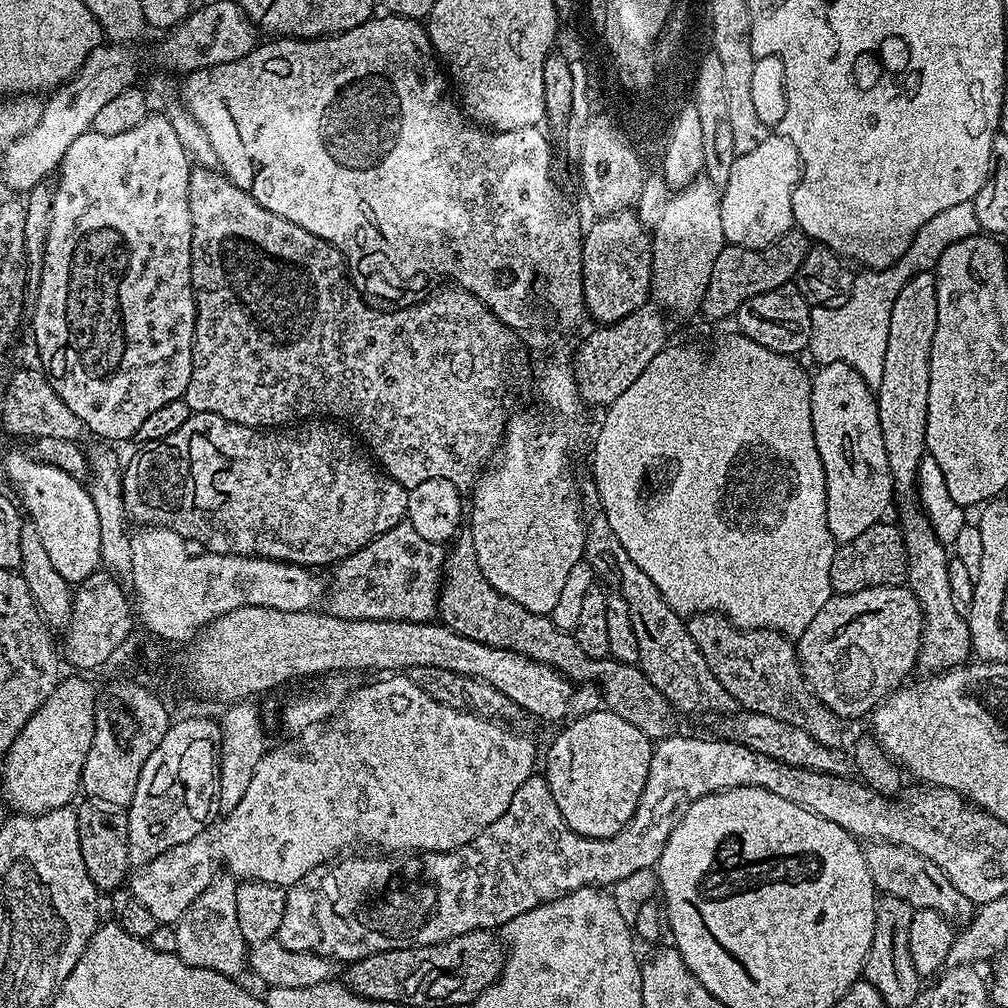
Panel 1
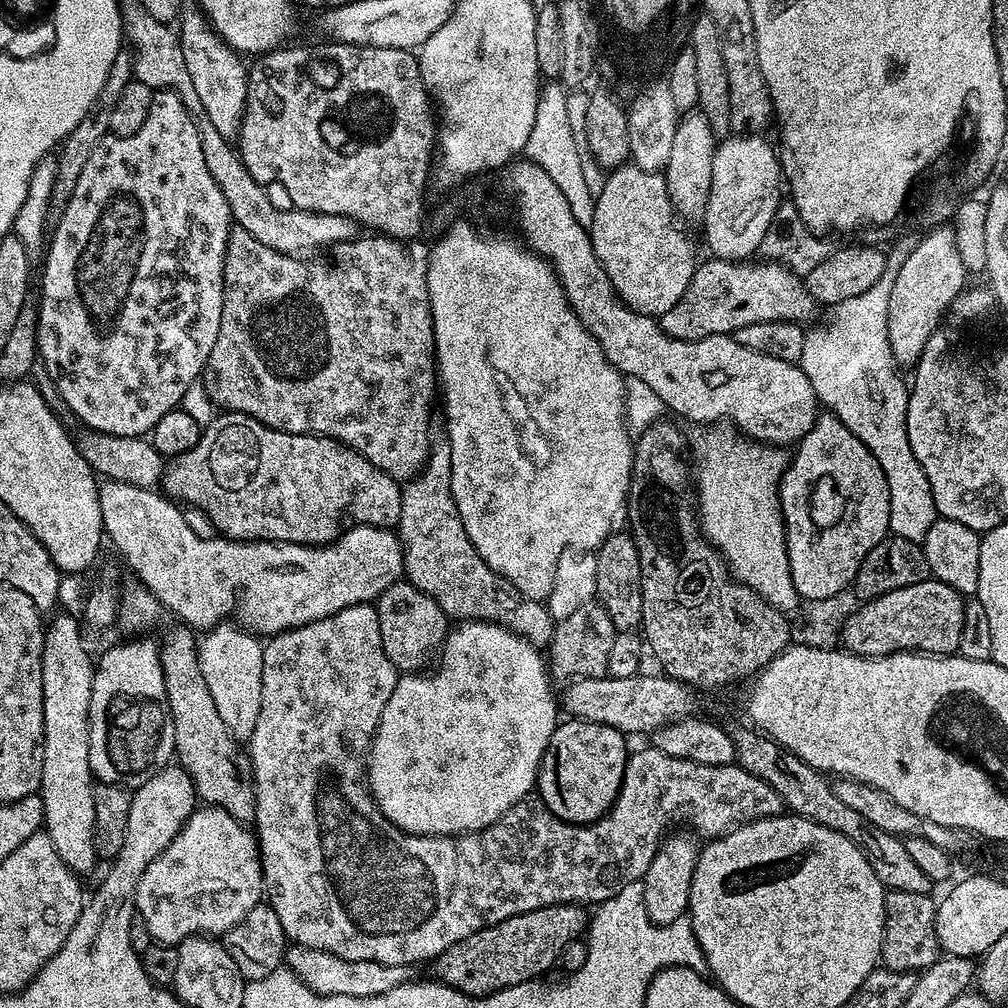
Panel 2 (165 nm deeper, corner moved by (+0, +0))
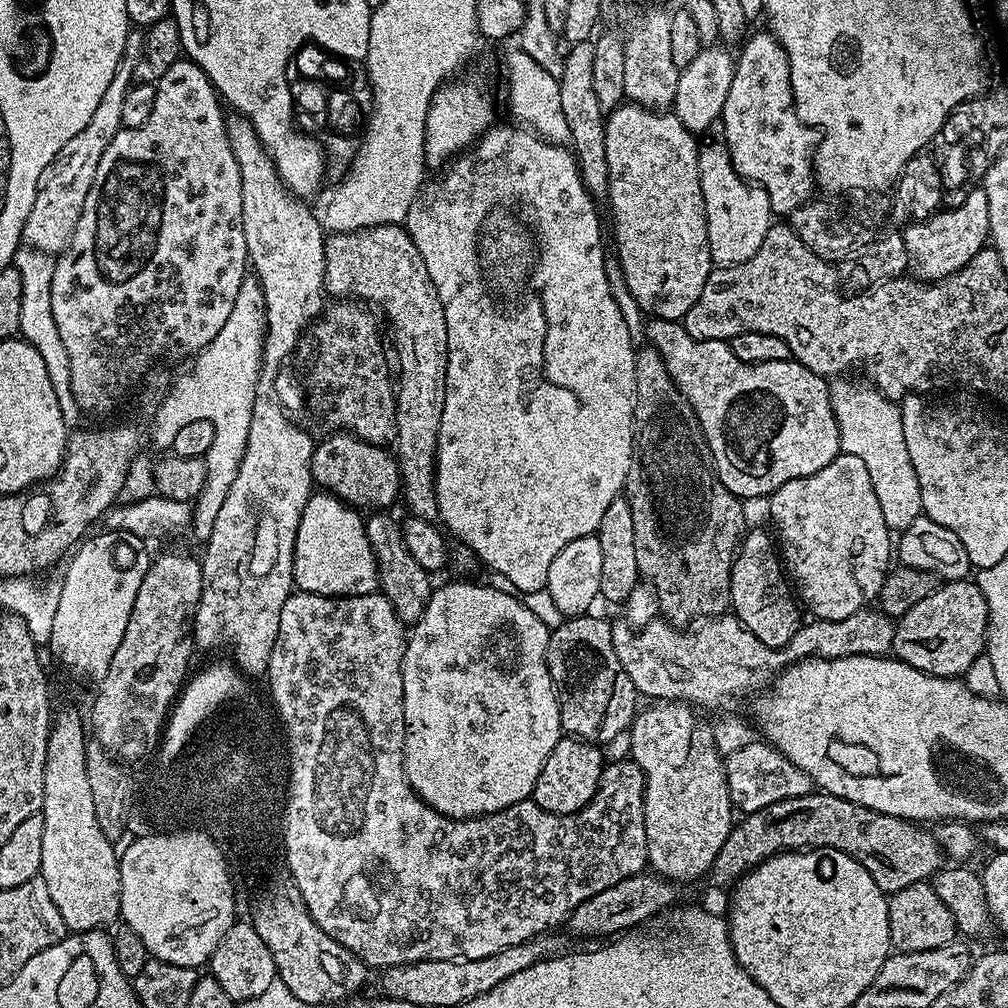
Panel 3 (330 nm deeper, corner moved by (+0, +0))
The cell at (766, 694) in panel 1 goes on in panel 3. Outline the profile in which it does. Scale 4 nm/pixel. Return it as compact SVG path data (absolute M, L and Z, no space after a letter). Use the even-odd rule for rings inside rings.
M651 346L641 347L636 353L634 451L623 495L630 502L630 514L634 514L634 555L638 558L638 570L657 592L659 615L670 624L688 626L695 616L712 618L723 613L732 602L732 562L746 531L745 505L740 497L722 486L690 402L676 388L664 359Z

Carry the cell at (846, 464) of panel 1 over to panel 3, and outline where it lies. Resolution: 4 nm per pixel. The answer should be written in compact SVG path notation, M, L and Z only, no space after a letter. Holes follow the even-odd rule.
M841 452L818 474L786 482L772 493L767 504L772 524L780 531L779 543L788 547L788 553L782 556L787 575L803 607L807 611L809 608L815 619L850 618L850 614L869 607L879 597L894 560L894 536L886 526L886 518L882 518L882 506L878 506L878 494L874 494L874 482L870 482L866 465L854 454Z

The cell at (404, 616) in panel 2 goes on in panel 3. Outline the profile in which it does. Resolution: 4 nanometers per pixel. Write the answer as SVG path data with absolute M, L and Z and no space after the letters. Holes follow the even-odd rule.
M376 510L372 517L364 520L364 529L368 535L370 546L376 555L376 562L380 570L379 587L382 595L388 599L390 606L394 606L396 617L403 620L405 625L411 626L420 619L420 615L426 610L428 600L434 591L433 577L410 554L410 550L404 541L404 533L399 523L388 517L384 510Z

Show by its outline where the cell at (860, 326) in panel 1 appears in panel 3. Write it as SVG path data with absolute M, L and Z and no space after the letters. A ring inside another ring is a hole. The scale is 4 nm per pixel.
M852 378L833 379L828 390L838 422L840 451L854 454L854 458L866 465L870 482L874 482L874 494L878 494L878 506L882 506L882 518L886 518L886 526L893 533L899 534L924 511L918 474L914 474L914 462L910 462L910 450L906 450L902 434L900 404L889 400L879 388L863 379L848 379Z

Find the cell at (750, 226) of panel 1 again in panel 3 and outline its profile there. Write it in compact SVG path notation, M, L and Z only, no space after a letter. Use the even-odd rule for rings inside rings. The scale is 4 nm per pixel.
M723 139L701 143L700 181L706 210L706 230L713 265L745 264L762 246L768 229L774 223L770 198L756 185L749 184L734 170L732 159Z

